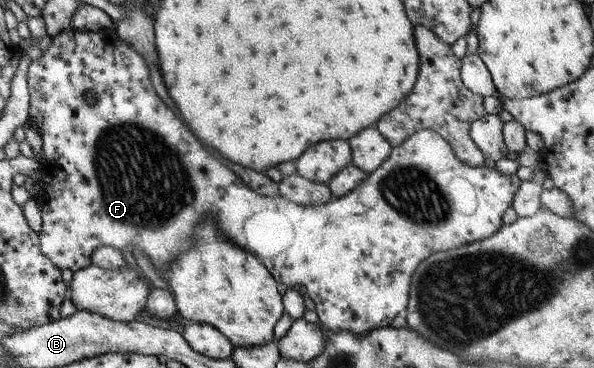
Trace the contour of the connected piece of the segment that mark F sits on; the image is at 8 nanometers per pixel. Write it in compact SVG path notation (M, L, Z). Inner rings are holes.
M111 27L101 31L88 32L76 31L68 28L55 37L51 38L50 46L47 50L41 51L41 57L30 63L27 75L27 91L29 94L28 122L36 127L38 135L42 141L42 160L40 161L40 171L42 172L39 181L40 191L35 195L34 201L38 205L41 227L38 231L38 242L40 253L52 261L52 265L58 267L58 270L68 269L74 272L83 267L91 265L90 255L92 251L99 246L112 247L120 251L128 251L132 254L132 246L138 247L145 255L154 269L158 271L168 271L170 265L174 265L176 255L188 251L192 247L192 225L200 221L202 215L214 215L216 221L216 233L228 239L228 243L234 243L240 247L240 251L246 251L254 255L258 262L272 275L275 283L281 283L288 288L301 290L310 301L314 303L314 311L318 316L319 324L332 331L350 331L352 335L368 335L368 331L374 331L382 327L388 327L392 324L394 317L407 310L409 299L409 285L412 273L418 268L418 265L427 259L432 253L444 252L469 245L471 242L478 242L487 239L501 227L503 213L508 207L511 207L513 196L516 195L516 189L520 187L520 181L515 174L503 175L498 169L484 167L467 167L464 163L454 157L448 143L442 139L438 133L430 129L422 129L417 133L412 133L400 145L392 148L388 158L380 163L376 170L368 174L362 183L358 183L346 195L340 198L333 198L331 202L323 205L296 205L280 195L264 197L246 187L242 179L226 169L222 163L218 163L206 149L198 145L198 141L192 137L192 133L172 115L172 111L156 95L148 77L146 63L140 58L140 55L134 49L122 42ZM176 187L178 187L178 199L180 199L180 211L176 215Z

